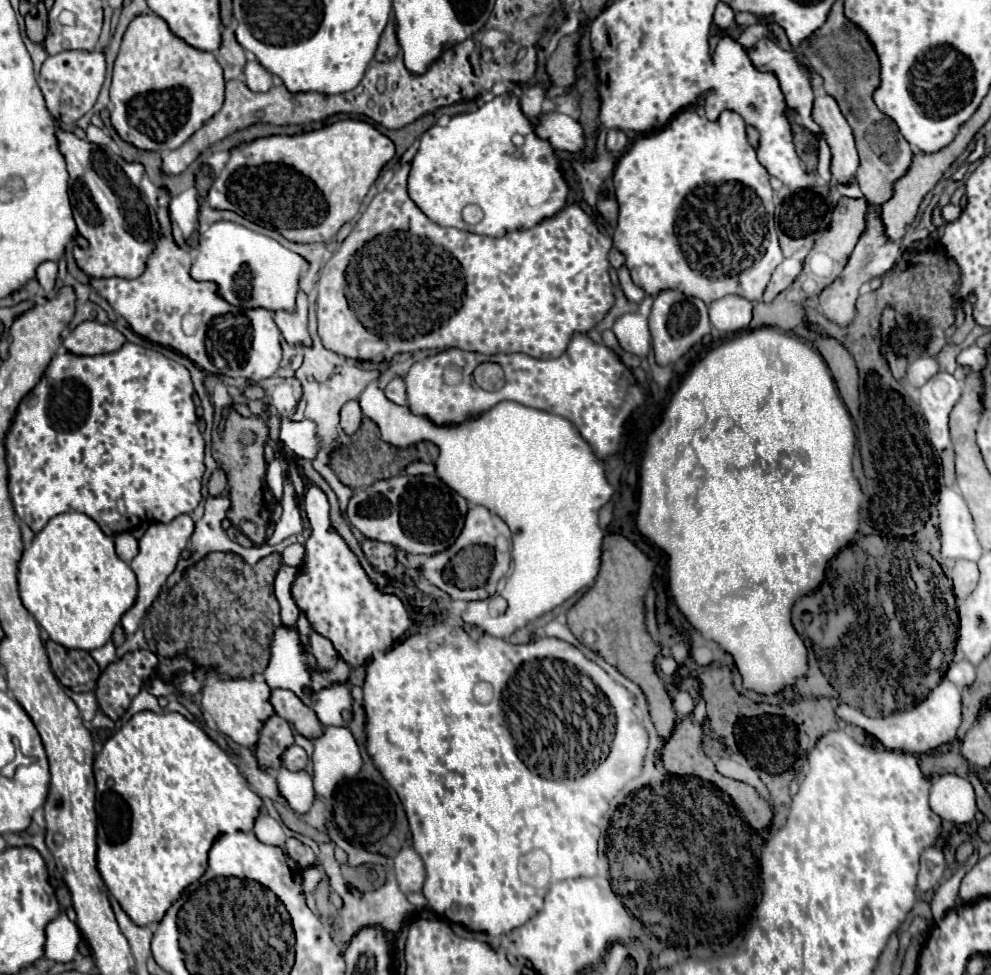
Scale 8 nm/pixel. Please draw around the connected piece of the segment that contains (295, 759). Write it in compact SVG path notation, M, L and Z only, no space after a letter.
M290 745L284 753L282 753L282 767L286 767L288 771L300 771L306 767L308 763L308 755L302 747L298 745Z

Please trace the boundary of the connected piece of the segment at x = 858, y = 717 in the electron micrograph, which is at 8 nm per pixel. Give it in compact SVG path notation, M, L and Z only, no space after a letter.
M944 679L936 689L932 689L932 693L920 705L916 705L908 711L870 719L870 717L862 715L860 711L846 707L846 711L842 713L842 719L850 721L850 723L862 727L866 733L874 735L886 749L922 755L956 737L956 731L960 727L960 689L954 683L950 683L948 679Z

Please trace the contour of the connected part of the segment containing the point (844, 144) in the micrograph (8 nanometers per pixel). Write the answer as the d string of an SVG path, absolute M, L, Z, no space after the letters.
M818 95L814 99L812 119L820 125L822 135L830 147L832 179L840 185L846 185L856 177L856 169L860 165L850 125L830 95Z

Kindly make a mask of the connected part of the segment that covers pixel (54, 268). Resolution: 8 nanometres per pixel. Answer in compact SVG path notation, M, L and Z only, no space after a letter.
M46 261L46 263L42 263L42 265L38 267L38 275L36 275L36 279L38 279L38 283L42 285L42 289L44 289L46 293L54 289L54 285L56 285L56 277L58 277L58 265L56 265L56 263Z

